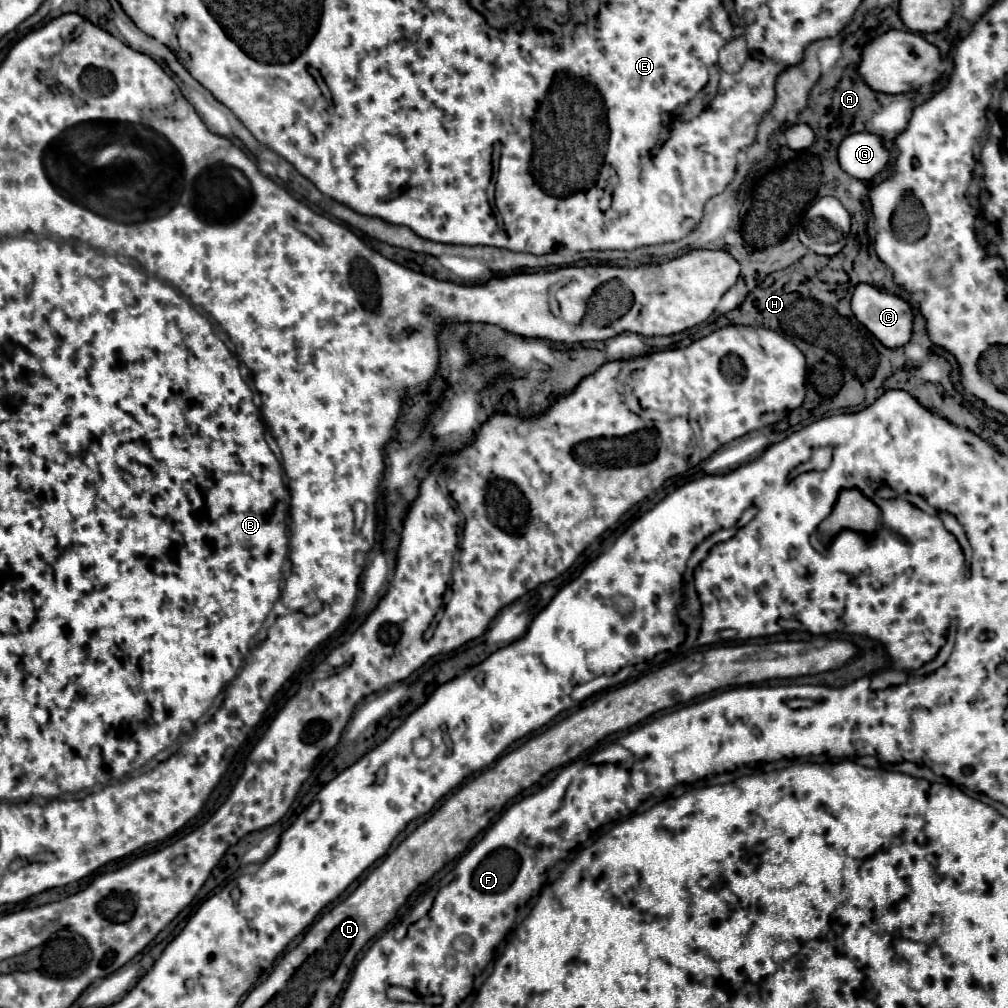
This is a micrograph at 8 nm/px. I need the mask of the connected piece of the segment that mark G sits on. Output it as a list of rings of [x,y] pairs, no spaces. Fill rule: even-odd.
[[[871,132],[851,134],[839,144],[841,168],[859,180],[875,178],[889,166],[889,160],[891,150],[885,146],[881,136]]]

